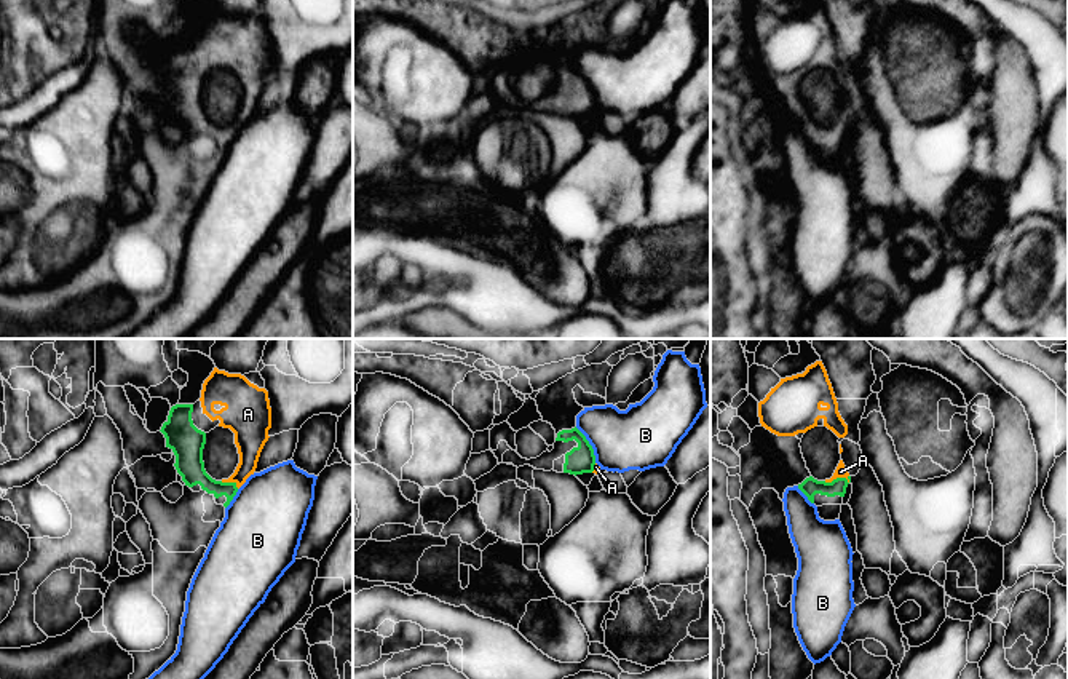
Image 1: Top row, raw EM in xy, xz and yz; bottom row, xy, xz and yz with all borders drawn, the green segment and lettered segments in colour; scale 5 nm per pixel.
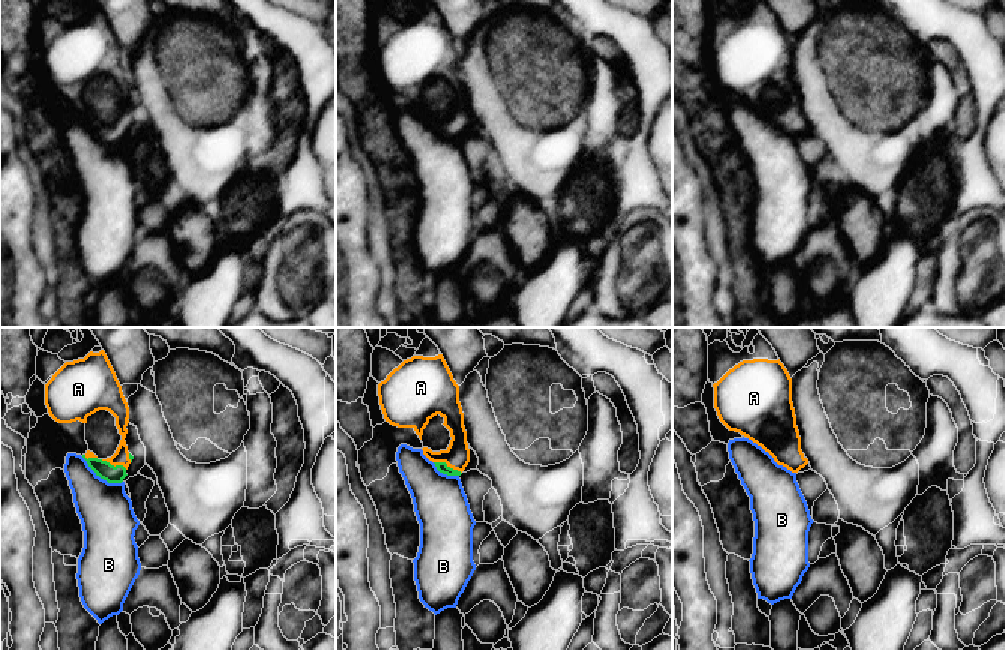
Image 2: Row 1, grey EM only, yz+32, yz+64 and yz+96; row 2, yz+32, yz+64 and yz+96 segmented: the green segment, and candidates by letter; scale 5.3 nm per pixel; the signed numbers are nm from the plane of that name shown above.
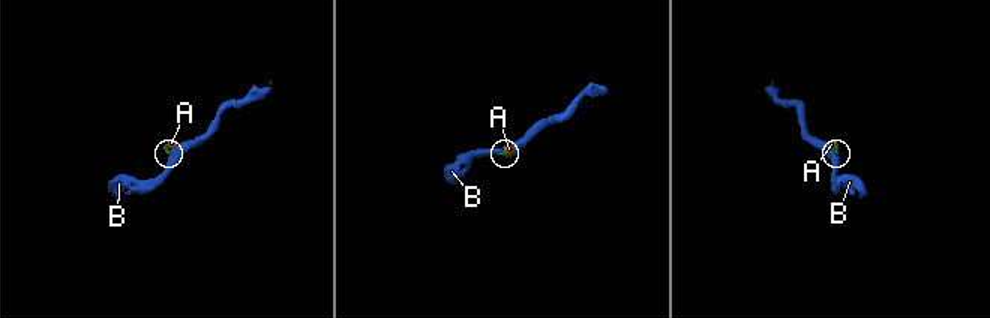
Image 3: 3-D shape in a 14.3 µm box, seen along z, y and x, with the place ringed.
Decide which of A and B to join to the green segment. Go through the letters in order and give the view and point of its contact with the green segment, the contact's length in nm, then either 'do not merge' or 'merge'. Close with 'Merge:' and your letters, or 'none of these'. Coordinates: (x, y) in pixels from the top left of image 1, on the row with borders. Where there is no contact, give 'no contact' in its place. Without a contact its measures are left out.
A: meets green in yz at (837, 478); contact 140 nm long; merge
B: meets green in xz at (589, 444); contact 220 nm long; do not merge
Merge: A

